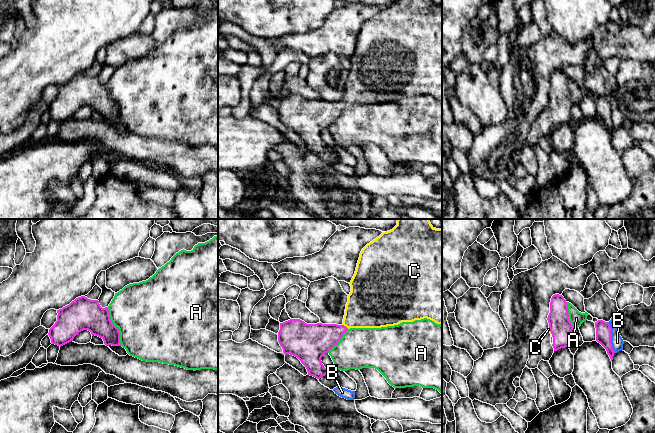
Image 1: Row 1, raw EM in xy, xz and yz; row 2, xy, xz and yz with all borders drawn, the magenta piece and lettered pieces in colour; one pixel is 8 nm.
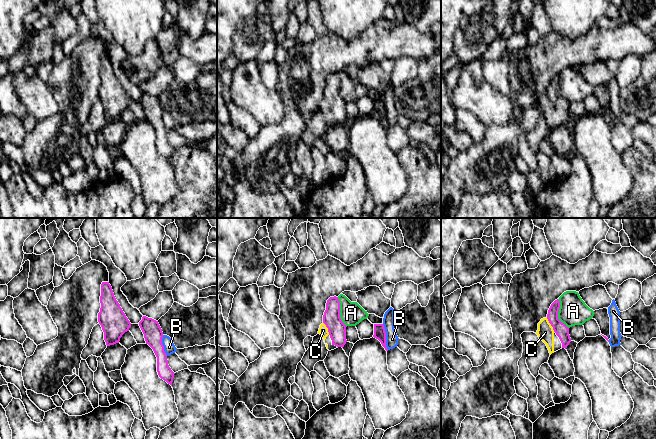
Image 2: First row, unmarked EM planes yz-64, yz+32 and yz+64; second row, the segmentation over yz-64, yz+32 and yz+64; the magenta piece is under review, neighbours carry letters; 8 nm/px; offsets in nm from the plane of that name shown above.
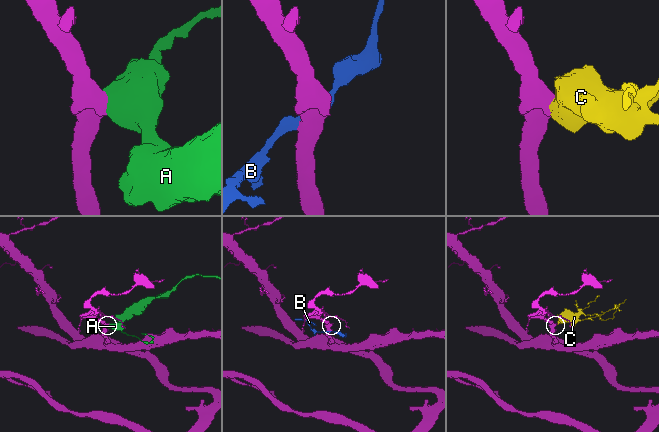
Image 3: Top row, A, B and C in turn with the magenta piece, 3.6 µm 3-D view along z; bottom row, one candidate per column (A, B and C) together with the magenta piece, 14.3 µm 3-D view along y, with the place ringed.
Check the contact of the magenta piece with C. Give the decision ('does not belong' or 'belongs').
belongs

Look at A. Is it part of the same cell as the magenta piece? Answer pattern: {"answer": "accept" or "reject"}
{"answer": "reject"}

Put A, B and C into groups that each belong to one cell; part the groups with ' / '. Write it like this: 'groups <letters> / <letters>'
groups A / B / C

